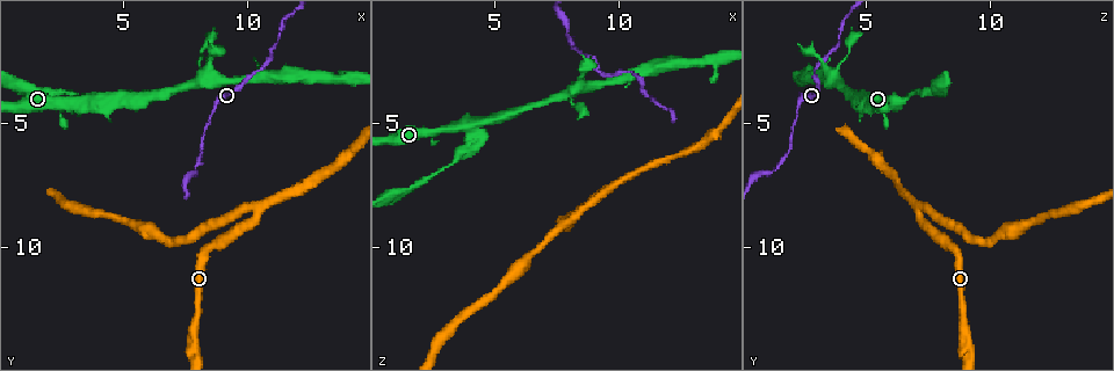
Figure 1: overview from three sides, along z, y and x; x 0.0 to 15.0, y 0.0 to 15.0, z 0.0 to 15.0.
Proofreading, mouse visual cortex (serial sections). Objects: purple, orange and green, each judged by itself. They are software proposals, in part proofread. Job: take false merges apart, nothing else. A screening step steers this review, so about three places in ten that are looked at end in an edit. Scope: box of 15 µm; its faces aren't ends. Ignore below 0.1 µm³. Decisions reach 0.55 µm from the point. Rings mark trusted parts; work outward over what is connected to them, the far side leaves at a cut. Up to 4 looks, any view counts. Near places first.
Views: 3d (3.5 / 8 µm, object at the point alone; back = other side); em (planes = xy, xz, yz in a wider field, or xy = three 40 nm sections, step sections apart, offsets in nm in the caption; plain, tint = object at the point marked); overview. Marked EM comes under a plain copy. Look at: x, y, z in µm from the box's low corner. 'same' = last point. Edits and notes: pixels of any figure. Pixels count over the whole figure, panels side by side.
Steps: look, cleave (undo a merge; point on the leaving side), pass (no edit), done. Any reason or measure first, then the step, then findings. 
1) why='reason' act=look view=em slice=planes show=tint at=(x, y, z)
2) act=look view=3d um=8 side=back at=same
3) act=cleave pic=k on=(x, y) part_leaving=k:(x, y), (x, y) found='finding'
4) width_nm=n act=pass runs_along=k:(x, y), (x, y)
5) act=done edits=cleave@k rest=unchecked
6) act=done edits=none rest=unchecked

act=look view=3d um=8 at=(10.4, 8.5, 7.2)

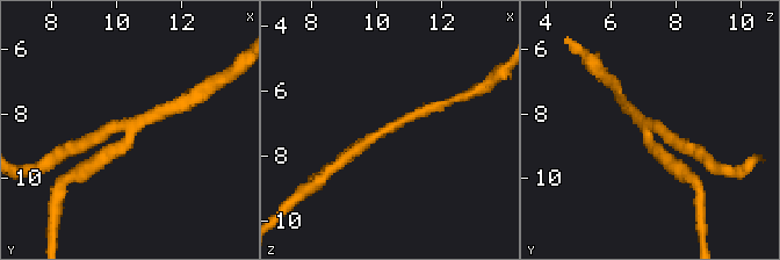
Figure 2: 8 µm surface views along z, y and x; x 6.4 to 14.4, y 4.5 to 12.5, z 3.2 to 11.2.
arms=3 arm_widths_nm=300,300,350 why='now the EM' act=look view=em slice=xy step=2 show=tint at=(10.4, 8.6, 7.2)

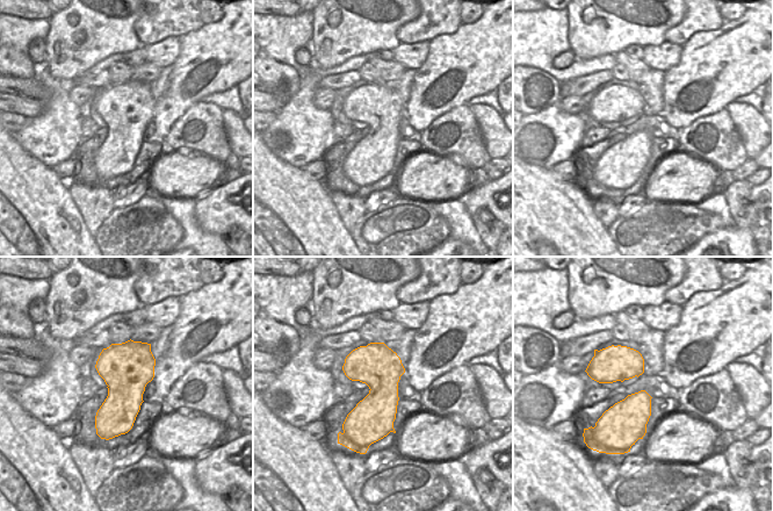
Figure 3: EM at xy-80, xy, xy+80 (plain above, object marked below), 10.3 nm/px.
width_nm=440 act=pass found='all the same cell'

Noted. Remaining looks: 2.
why='thick turns thin' act=look view=3d um=3.5 at=(8.7, 4.5, 2.3)

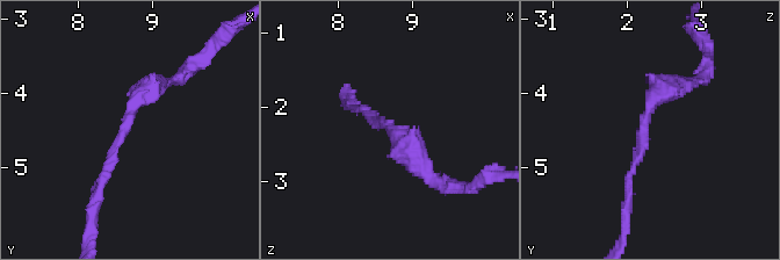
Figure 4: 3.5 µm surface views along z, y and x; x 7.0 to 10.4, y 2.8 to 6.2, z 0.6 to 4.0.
arm_widths_nm=150,300 why='need the tissue' act=look view=em slice=planes show=tint at=(8.65, 4.55, 2.20)

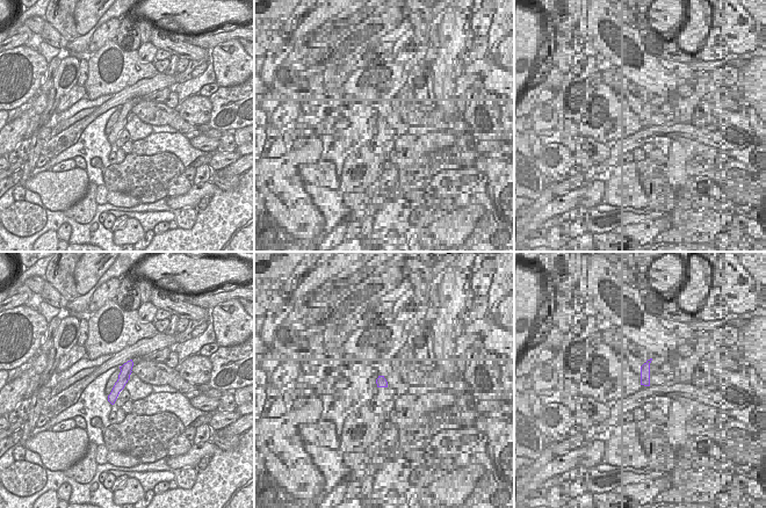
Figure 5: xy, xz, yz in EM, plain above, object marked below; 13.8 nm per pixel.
act=pass runs_along=5:(129, 364), (111, 399) found='continuous, no second cell'

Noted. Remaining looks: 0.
act=done edits=none rest=unchecked

